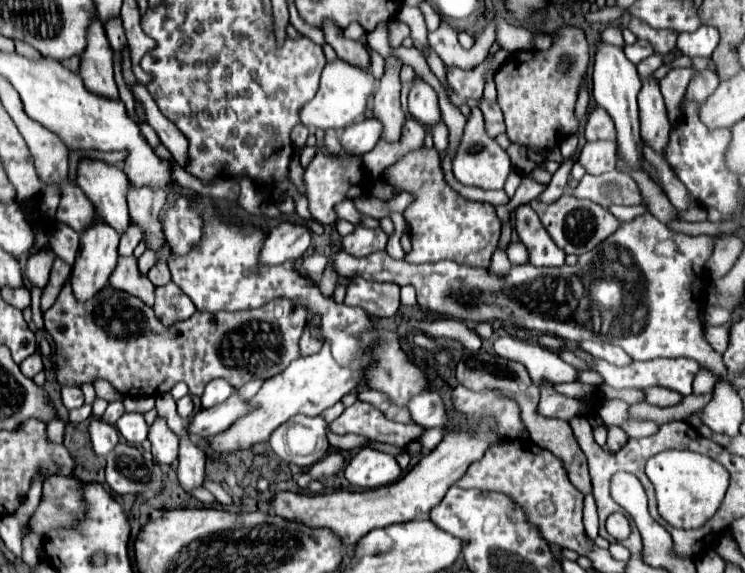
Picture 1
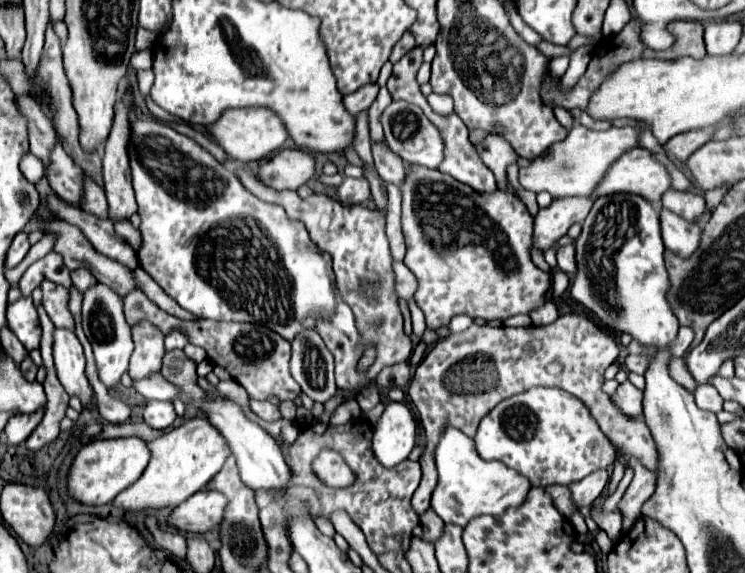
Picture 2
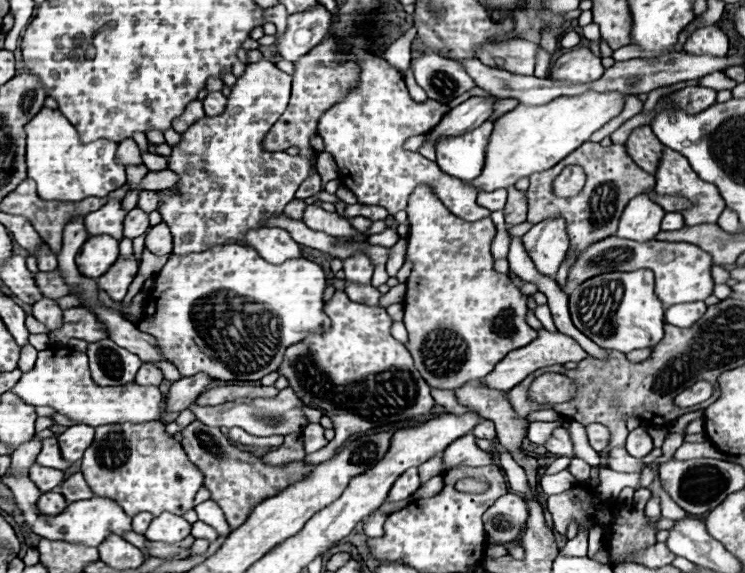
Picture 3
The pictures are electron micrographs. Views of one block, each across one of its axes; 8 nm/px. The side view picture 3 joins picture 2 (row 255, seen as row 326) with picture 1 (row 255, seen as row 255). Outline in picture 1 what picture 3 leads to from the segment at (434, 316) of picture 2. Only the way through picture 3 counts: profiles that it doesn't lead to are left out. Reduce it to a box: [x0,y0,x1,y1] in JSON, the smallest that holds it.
[384,148,500,266]

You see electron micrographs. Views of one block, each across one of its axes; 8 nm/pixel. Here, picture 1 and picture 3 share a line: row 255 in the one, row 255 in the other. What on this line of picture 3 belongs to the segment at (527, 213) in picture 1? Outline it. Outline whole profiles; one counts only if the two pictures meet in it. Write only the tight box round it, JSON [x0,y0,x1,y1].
[524,220,568,276]

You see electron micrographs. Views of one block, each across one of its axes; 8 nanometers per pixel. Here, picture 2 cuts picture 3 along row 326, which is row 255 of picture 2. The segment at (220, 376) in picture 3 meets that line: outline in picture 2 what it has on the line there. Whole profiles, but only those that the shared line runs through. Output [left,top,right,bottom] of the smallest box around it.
[128,120,358,340]

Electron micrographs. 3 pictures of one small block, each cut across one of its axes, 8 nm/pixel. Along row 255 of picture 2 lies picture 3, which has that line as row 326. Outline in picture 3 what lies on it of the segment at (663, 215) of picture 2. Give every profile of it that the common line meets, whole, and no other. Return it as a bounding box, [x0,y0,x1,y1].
[664,302,706,328]

